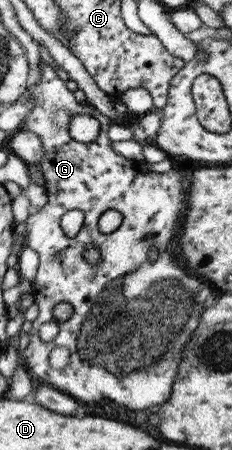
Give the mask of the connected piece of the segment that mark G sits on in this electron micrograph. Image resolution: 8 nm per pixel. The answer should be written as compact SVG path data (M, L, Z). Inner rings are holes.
M41 62L39 82L28 85L28 88L29 99L35 107L23 118L20 130L34 132L41 139L43 156L39 160L39 166L47 202L25 220L23 246L31 248L38 257L35 277L31 283L32 290L29 293L38 307L38 315L31 321L29 342L21 354L23 366L34 384L47 385L79 402L107 400L131 410L161 404L171 392L171 378L179 362L177 354L197 326L199 302L203 310L203 302L213 292L207 282L199 284L197 278L187 274L183 270L183 264L175 260L175 252L169 250L173 238L173 220L177 228L179 212L183 208L183 196L187 192L187 171L177 168L171 168L166 173L143 170L141 163L114 152L111 141L107 138L111 120L91 105L76 102L73 92L65 87L65 82L58 78L51 66ZM73 114L89 114L98 120L99 133L93 141L77 142L69 137L69 120ZM105 210L116 210L122 216L122 222L110 234L100 234L97 231L97 217ZM68 213L83 215L82 224L73 239L65 239L59 226L59 217ZM86 247L96 247L100 257L96 264L86 262ZM149 249L159 250L159 256L155 256L155 260L147 259ZM59 302L71 306L71 317L57 322L59 330L55 338L51 342L43 342L37 336L37 329L43 322L53 321L53 306ZM55 346L64 346L69 350L69 364L62 370L55 370L48 364L49 351Z

